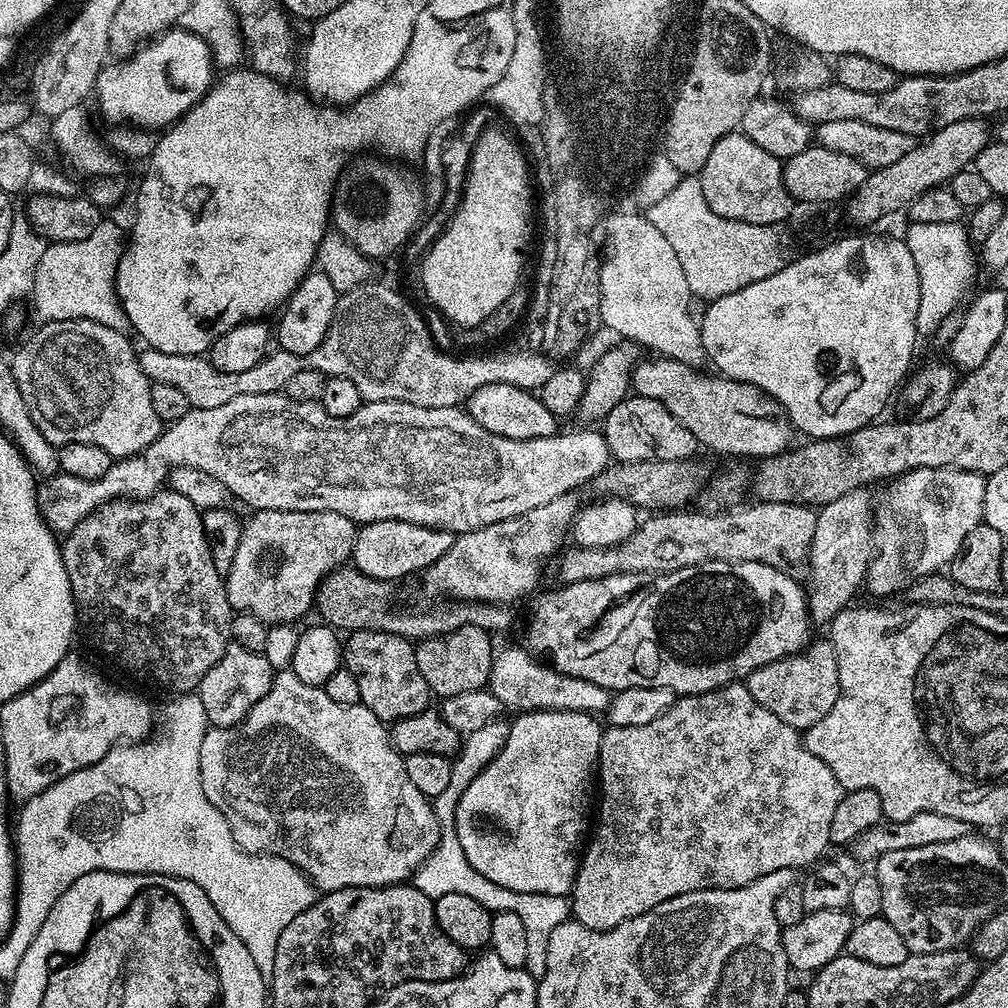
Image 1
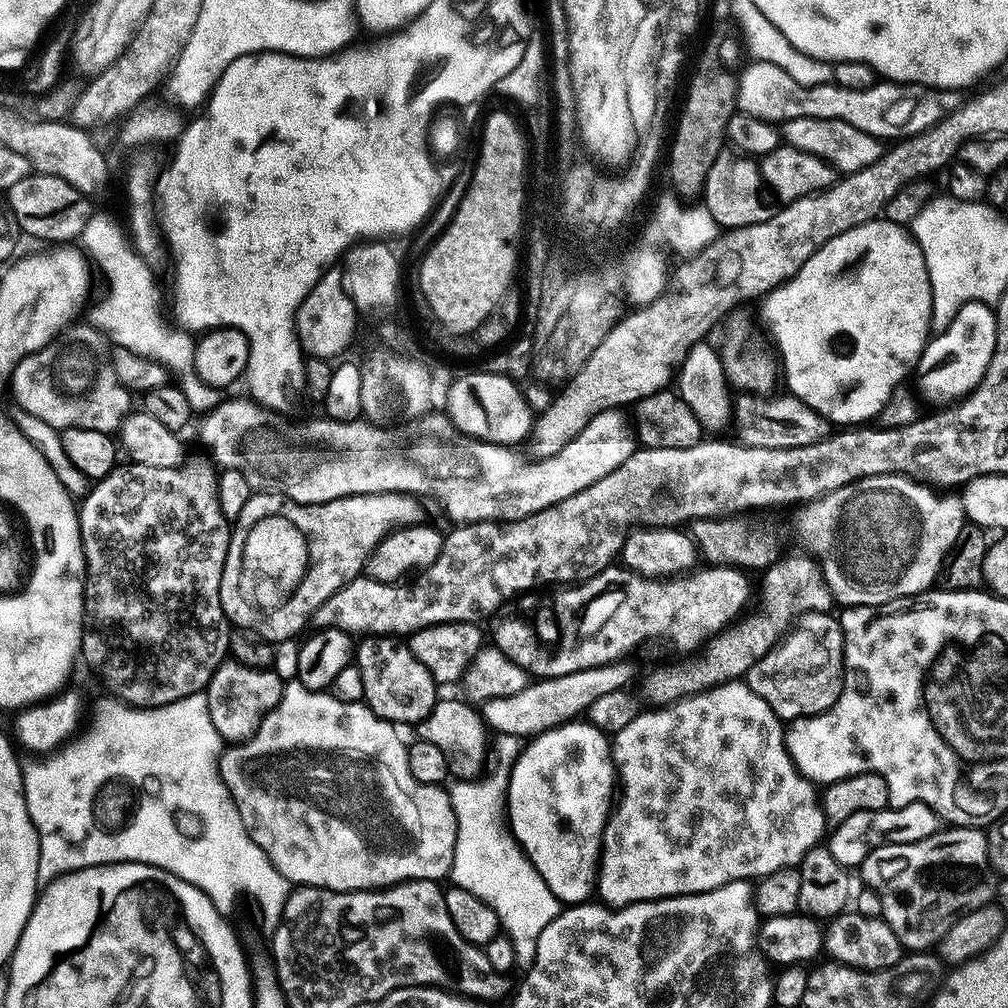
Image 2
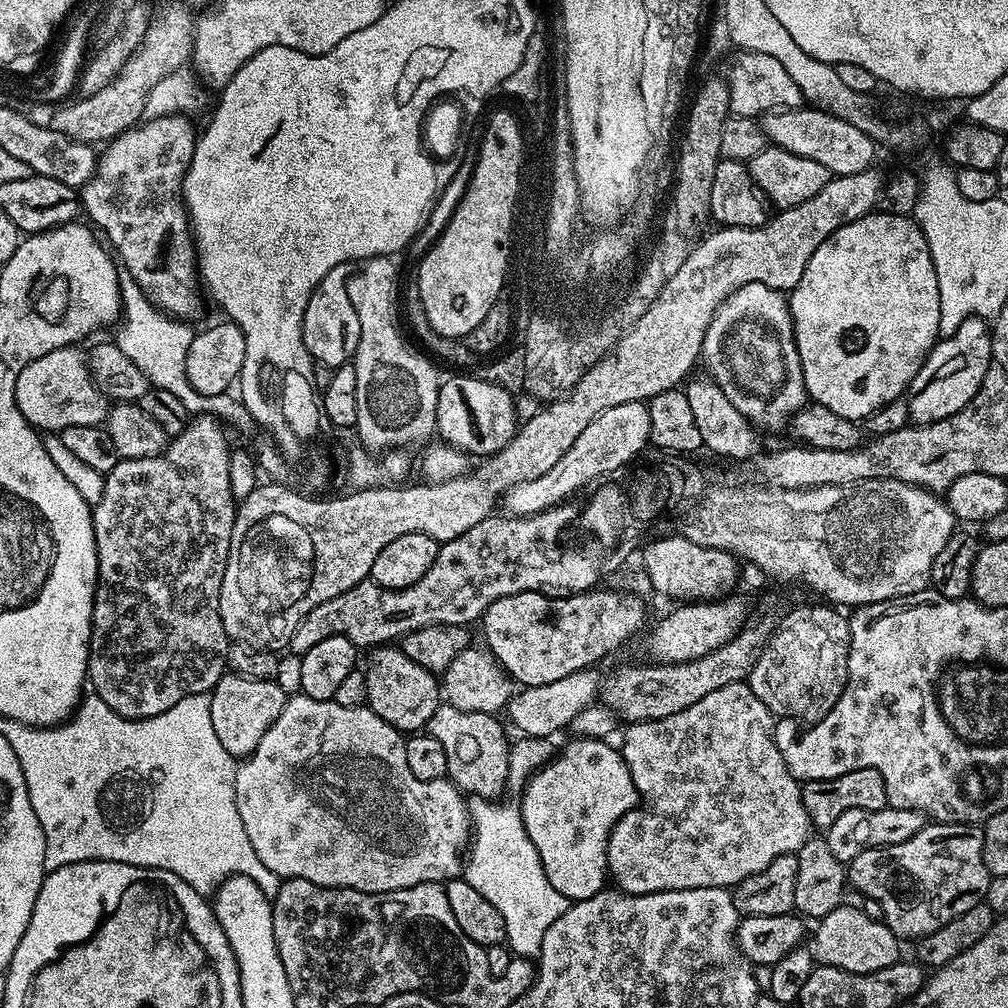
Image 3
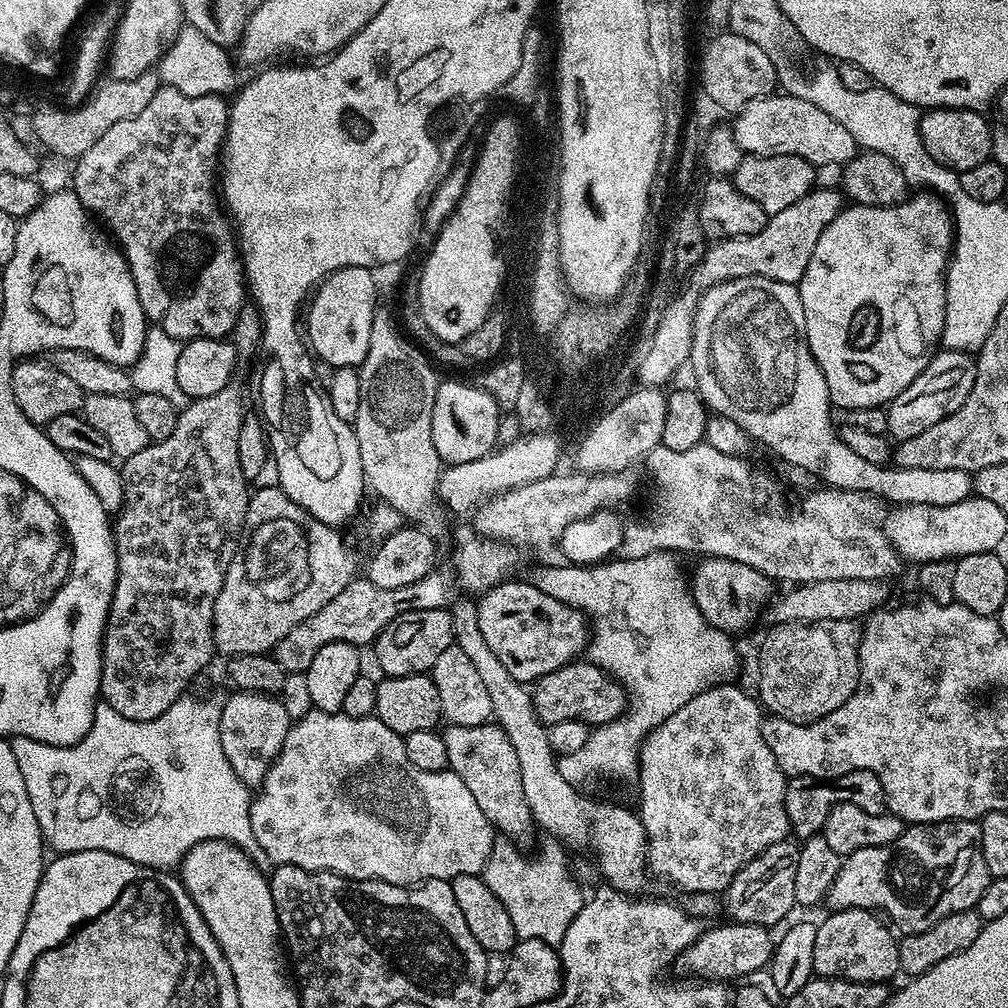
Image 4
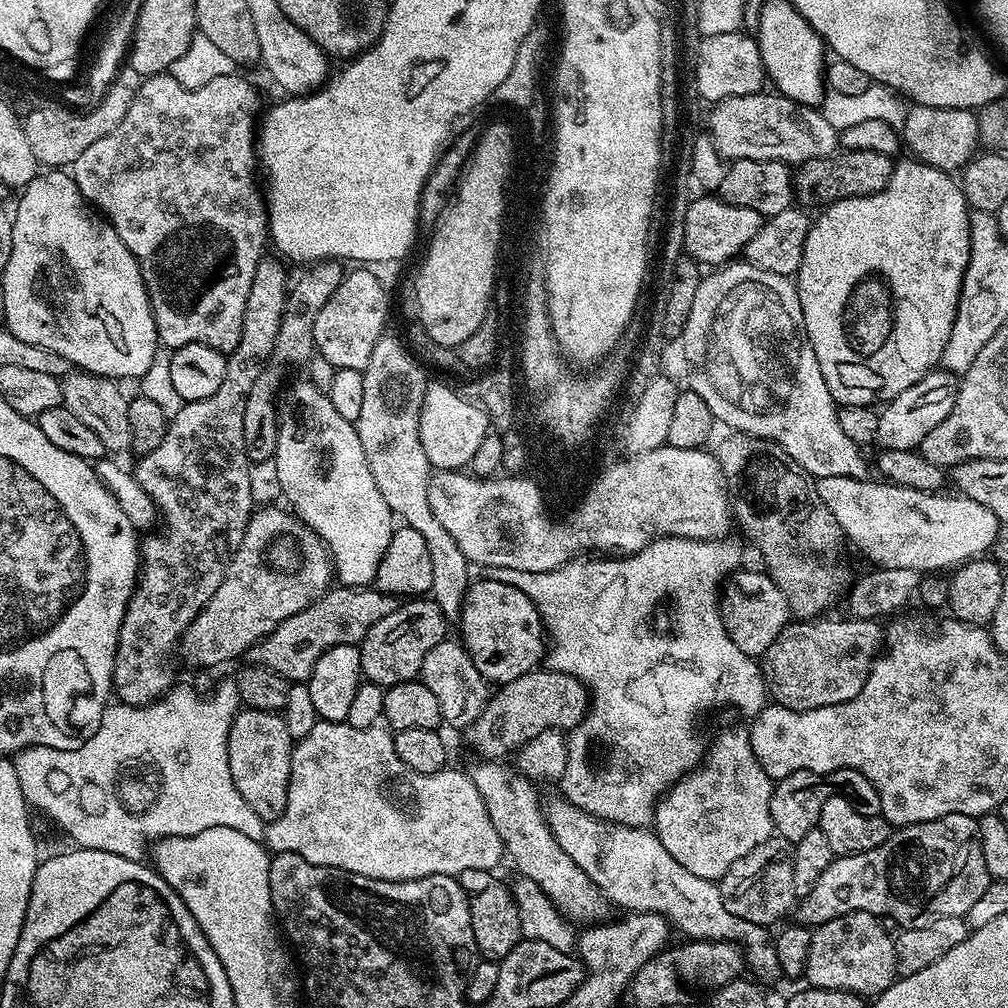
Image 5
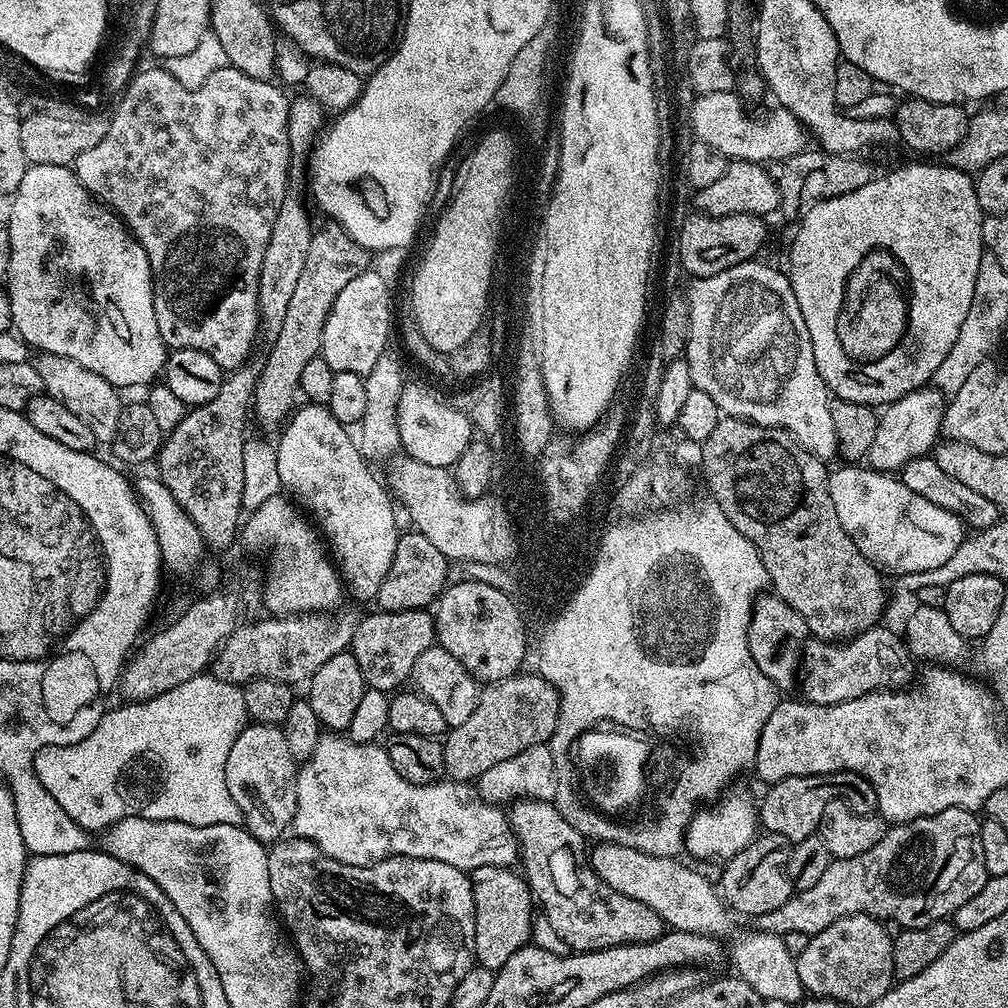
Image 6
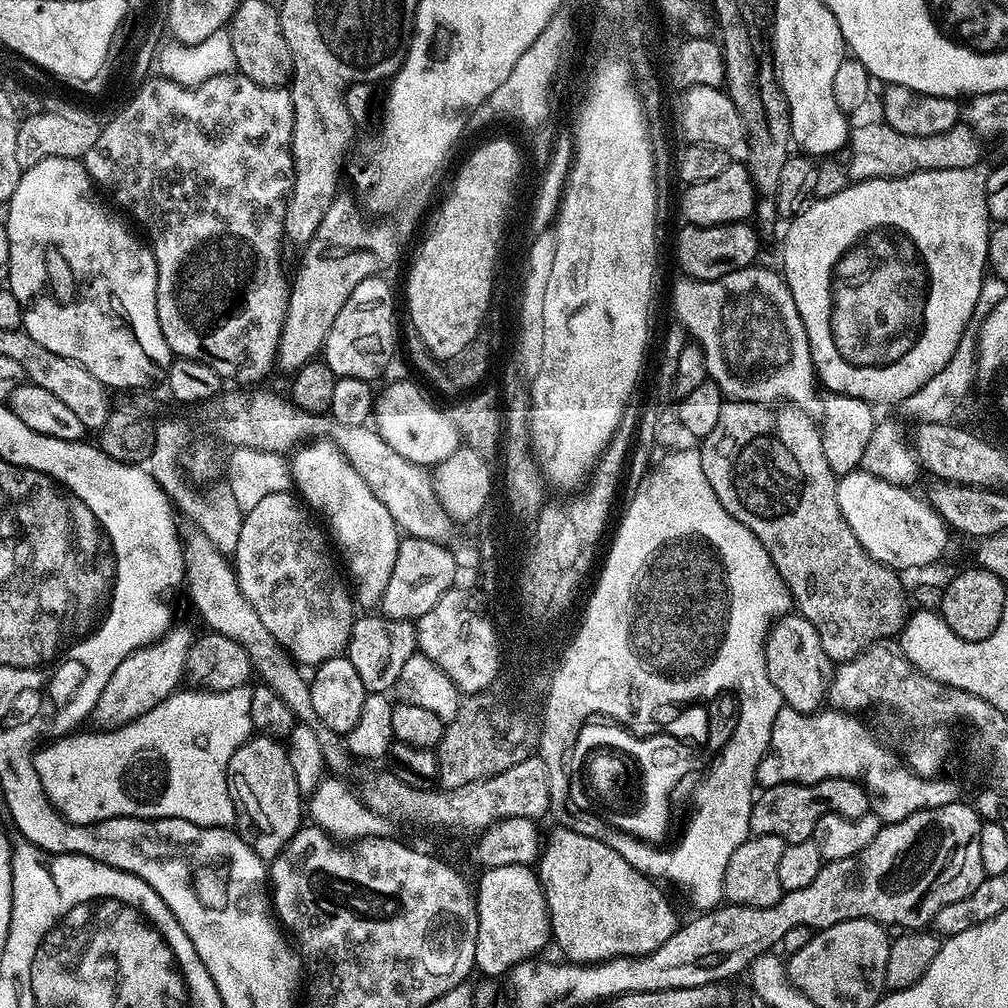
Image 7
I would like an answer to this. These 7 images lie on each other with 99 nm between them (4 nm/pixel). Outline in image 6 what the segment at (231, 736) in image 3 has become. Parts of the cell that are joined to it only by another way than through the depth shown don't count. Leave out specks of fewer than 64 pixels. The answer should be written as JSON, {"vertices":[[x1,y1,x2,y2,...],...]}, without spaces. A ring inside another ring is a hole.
{"vertices":[[249,723,238,734,238,738,234,738,234,746,230,746,230,755,226,757,226,790,230,790,230,798,238,802,243,827,265,846,275,844,291,829,296,813,297,771,298,761,294,754,290,754,290,746,286,746,283,727,275,724]]}

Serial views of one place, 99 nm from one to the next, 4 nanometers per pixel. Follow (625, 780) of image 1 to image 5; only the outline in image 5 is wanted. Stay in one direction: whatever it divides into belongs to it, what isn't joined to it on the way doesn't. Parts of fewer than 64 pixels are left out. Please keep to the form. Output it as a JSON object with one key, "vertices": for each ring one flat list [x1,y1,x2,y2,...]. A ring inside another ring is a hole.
{"vertices":[[728,728,716,741,713,742,712,748,707,749,706,759,695,770,683,775,675,784,664,792,662,799,656,805,654,833,661,840,662,846,665,847,671,857,675,861,680,862,686,870,690,870,692,874,696,874,698,878,704,878,713,881,719,881,720,877,726,874,726,870,730,870,730,866,734,866,734,862,738,862,738,858,742,858,742,854,750,854,750,850,754,850,754,846,758,846,762,842,766,842,768,837,773,835,772,819,770,818,770,798,774,781,766,774,766,770,762,768,754,750,752,749,752,741,749,733,744,732,740,728]]}

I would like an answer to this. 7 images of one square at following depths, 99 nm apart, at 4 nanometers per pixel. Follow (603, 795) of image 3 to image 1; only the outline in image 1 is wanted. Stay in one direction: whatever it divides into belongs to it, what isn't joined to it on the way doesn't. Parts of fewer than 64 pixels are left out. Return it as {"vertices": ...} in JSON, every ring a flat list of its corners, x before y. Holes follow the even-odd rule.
{"vertices":[[528,710,520,716,516,721,511,721,508,734,504,738,504,745,492,761,481,770,478,778,474,778,470,782,470,786,466,786,466,790,462,794,462,798,456,807,456,818,454,821,454,831,458,842,462,846,462,854,470,862,470,866,474,866,474,870,478,874,482,874,490,882,494,882,498,886,502,886,506,890,514,890,515,892,541,892,542,894,550,894,551,896,567,897,573,886,576,885,576,870,578,867,578,853,582,848,582,840,580,844,580,812,572,804,580,804,588,796,588,787,593,787,594,773,597,771,600,763,600,738,602,735,602,727,595,715,586,712,549,712,547,710],[499,816,508,816,501,822,500,828,487,828,483,824,483,820,496,820]]}

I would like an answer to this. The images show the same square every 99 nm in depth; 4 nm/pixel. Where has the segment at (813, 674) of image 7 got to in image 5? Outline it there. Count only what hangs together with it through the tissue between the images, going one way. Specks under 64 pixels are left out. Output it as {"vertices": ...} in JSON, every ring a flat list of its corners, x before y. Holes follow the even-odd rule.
{"vertices":[[742,568,734,572,720,598,721,616,731,640,744,654,753,658,763,657,792,618,789,600,782,590,768,573,759,571]]}

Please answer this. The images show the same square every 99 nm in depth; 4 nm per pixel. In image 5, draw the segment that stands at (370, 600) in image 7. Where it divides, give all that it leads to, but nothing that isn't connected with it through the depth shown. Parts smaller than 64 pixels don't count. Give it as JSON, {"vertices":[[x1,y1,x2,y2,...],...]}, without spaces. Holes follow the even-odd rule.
{"vertices":[[300,378,290,388,278,400,280,425,274,457,283,499,292,503,291,511,300,517,300,523,311,528,323,540,332,558,335,579,345,588,369,587,378,574,378,564,386,554,386,546,390,546,394,514,386,506,386,498,382,498,374,482,374,474,370,474,366,450,362,450,355,423,342,418,342,414,334,410,334,402,330,402,325,389,314,386,307,378]]}

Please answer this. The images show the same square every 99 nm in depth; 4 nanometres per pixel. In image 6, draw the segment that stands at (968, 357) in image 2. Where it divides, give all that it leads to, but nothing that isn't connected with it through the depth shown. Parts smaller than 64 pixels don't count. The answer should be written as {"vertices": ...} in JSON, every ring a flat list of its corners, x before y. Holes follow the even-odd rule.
{"vertices":[[925,386,887,405,879,413,876,421,874,442,870,445,866,457,867,467,892,474,906,462,919,456,929,455,938,443,945,403,944,394,935,386]]}

